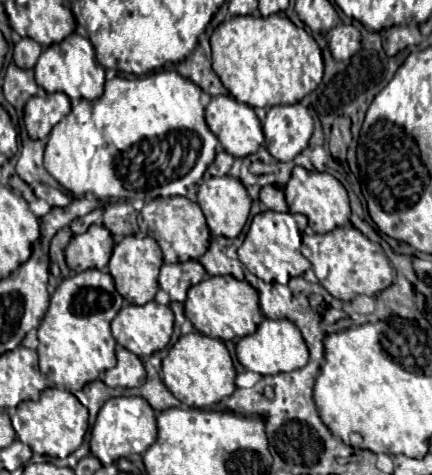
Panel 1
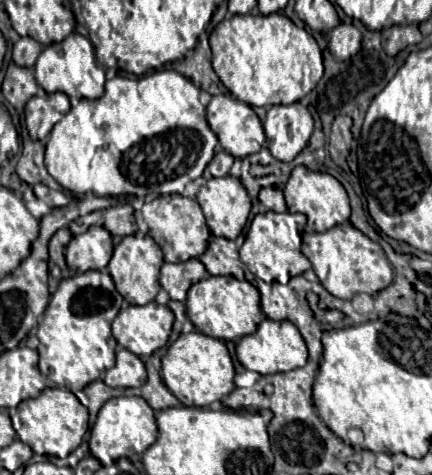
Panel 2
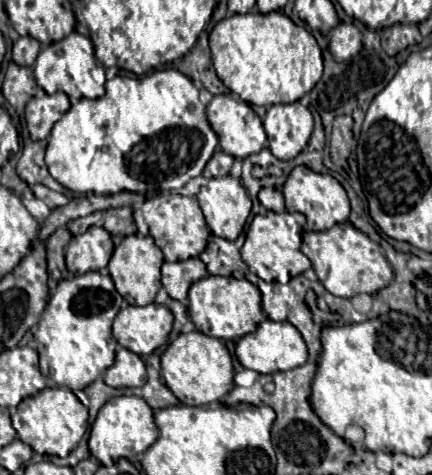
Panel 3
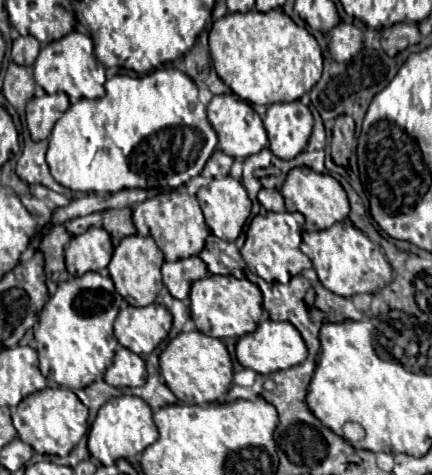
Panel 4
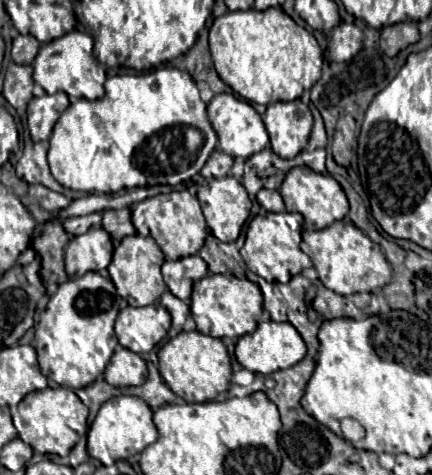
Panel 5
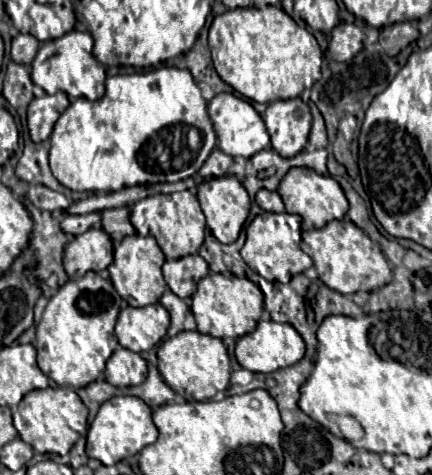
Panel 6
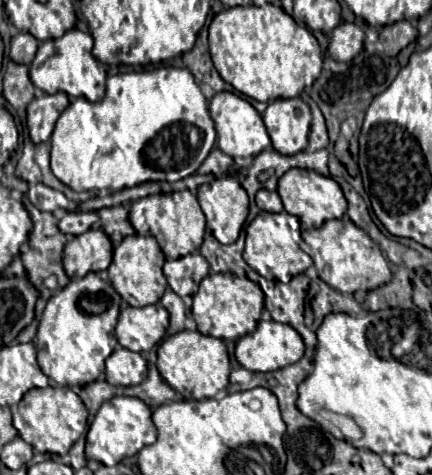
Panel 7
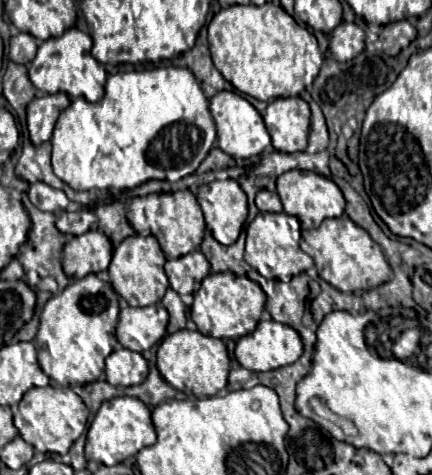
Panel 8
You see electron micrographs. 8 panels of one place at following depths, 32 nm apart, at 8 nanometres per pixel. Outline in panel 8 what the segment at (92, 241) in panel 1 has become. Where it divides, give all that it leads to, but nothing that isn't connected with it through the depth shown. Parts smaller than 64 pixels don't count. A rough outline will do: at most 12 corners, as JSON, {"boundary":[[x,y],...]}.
{"boundary":[[100,230],[64,246],[62,268],[80,280],[108,268],[112,244]]}

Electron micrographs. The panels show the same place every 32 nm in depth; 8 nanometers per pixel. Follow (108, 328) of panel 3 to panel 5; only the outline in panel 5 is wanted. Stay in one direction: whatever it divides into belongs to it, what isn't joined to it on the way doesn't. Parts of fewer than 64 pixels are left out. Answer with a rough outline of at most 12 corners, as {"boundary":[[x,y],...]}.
{"boundary":[[68,280],[36,324],[42,374],[78,390],[108,366],[122,298]]}

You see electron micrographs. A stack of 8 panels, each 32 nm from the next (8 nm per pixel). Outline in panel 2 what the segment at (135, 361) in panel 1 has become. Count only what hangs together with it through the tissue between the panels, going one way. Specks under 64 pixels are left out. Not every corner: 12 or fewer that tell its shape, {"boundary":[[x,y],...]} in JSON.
{"boundary":[[126,348],[116,350],[116,364],[104,374],[112,388],[142,386],[146,368]]}

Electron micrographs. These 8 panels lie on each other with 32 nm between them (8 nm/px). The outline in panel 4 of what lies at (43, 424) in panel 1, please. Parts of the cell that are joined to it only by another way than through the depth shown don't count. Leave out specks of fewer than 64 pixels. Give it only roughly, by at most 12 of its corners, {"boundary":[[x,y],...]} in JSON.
{"boundary":[[44,388],[12,408],[18,437],[68,456],[88,430],[70,388]]}

